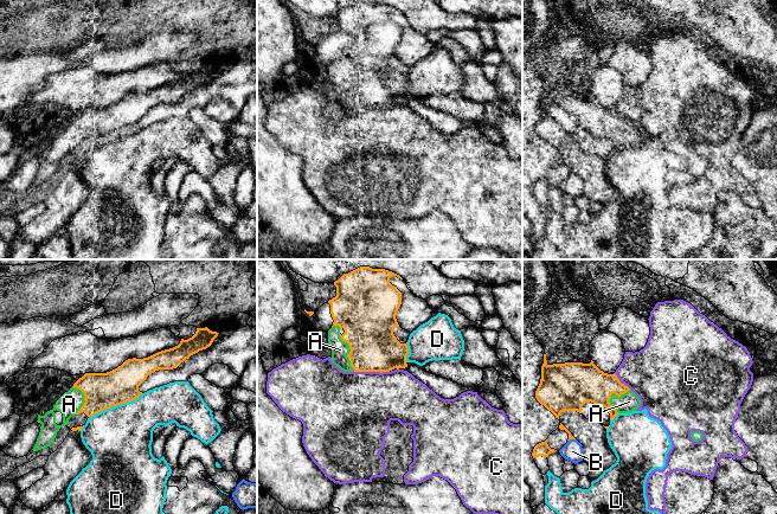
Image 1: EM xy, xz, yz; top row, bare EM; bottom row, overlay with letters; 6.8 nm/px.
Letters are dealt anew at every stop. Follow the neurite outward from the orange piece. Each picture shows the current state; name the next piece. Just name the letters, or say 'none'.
A

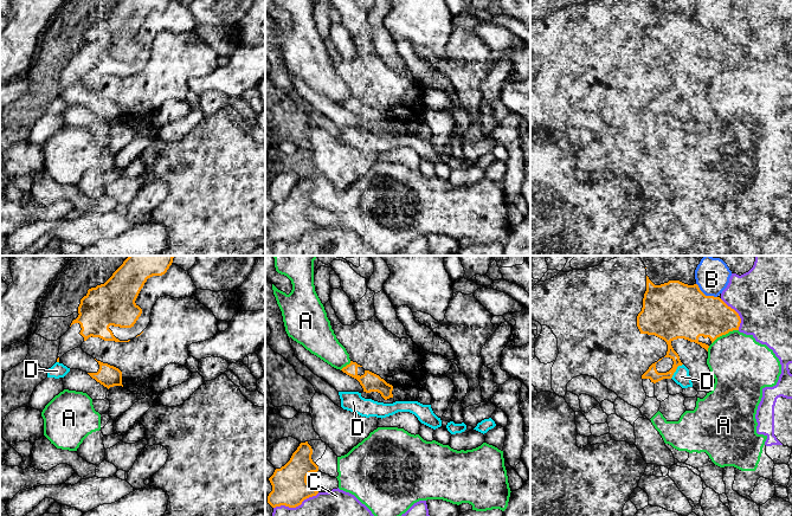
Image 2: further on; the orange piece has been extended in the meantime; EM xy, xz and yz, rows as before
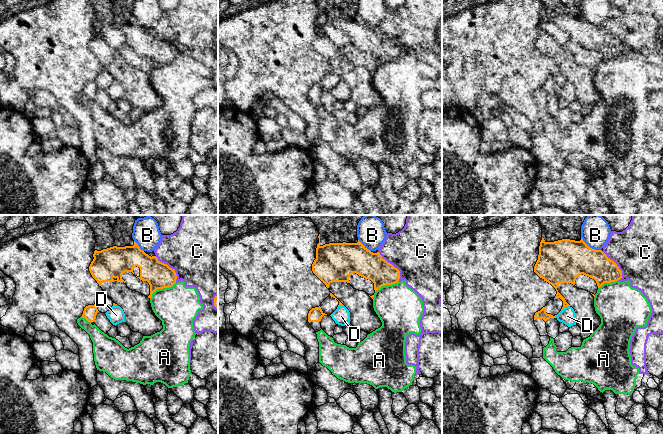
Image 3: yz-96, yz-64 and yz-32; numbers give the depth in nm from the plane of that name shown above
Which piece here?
none

